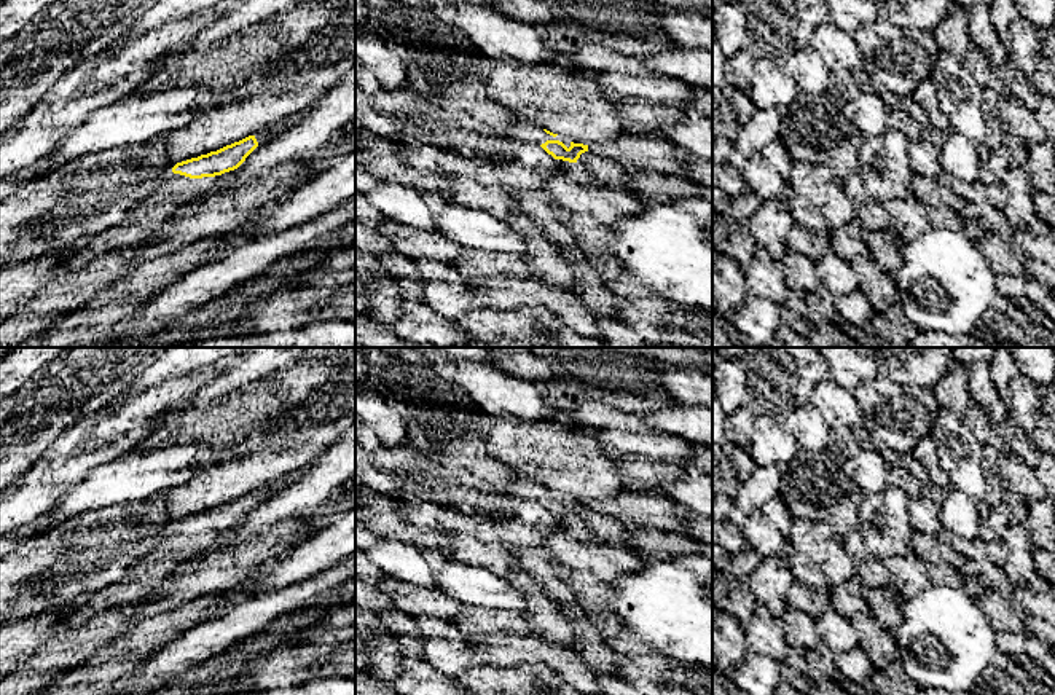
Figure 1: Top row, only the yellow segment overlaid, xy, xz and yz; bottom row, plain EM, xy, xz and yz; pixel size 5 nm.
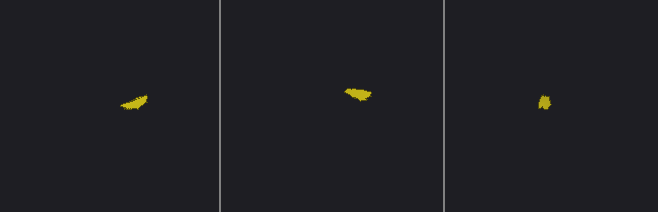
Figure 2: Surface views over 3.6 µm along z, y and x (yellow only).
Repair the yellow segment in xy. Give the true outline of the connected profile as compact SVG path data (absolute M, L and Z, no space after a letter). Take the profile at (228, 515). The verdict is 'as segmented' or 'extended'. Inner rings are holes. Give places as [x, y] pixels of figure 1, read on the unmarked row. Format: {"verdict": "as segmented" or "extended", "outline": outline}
{"verdict": "extended", "outline": "M298 472L288 473L217 508L177 520L172 529L159 539L159 545L135 563L124 579L88 595L81 606L65 611L61 620L43 633L41 639L84 626L99 614L123 611L147 599L161 588L166 579L214 550L215 532L237 526L258 502L290 486L296 477Z"}

